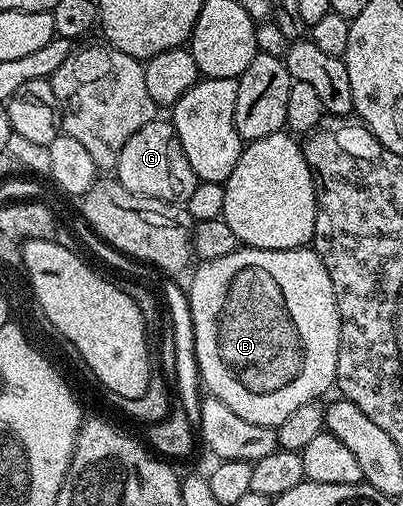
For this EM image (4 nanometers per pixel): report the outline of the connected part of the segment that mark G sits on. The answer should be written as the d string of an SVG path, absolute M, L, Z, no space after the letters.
M156 120L145 124L145 128L137 128L137 132L125 140L113 174L129 192L176 204L186 203L187 198L193 196L197 181L193 168L189 168L185 148L181 148L181 140L177 140L177 132L167 120Z

